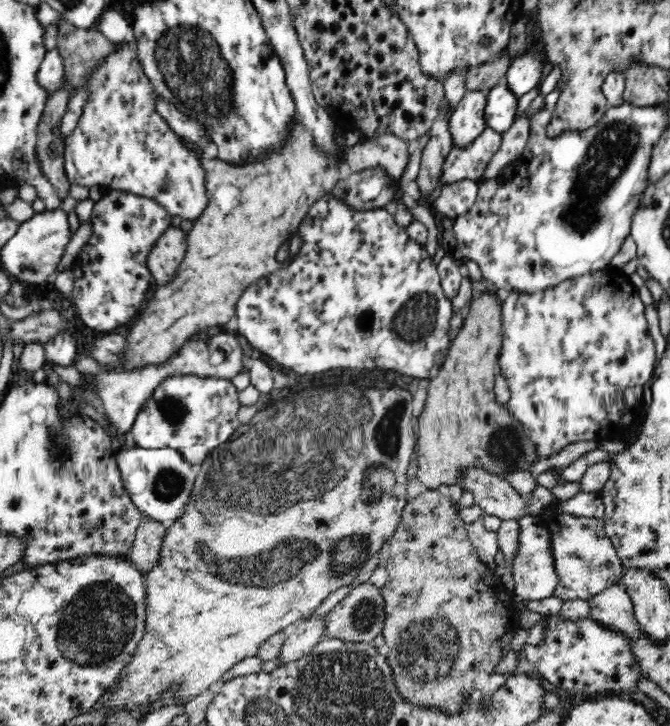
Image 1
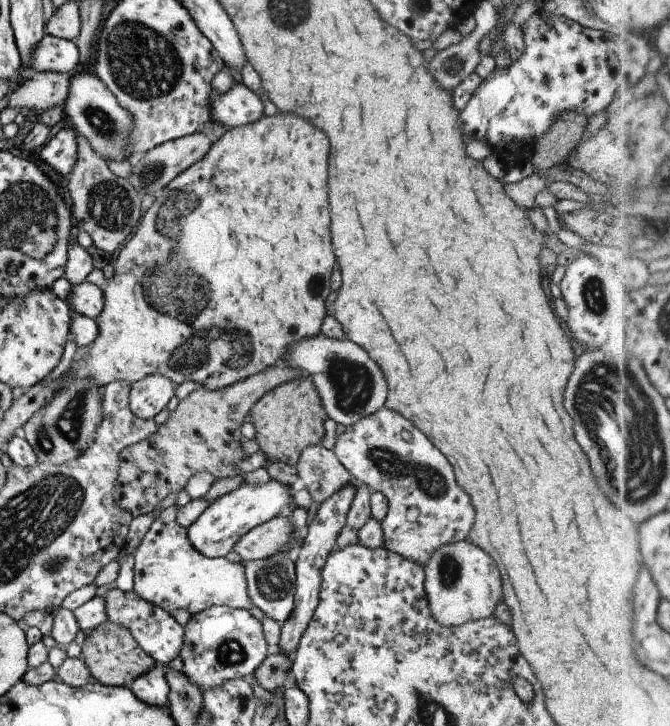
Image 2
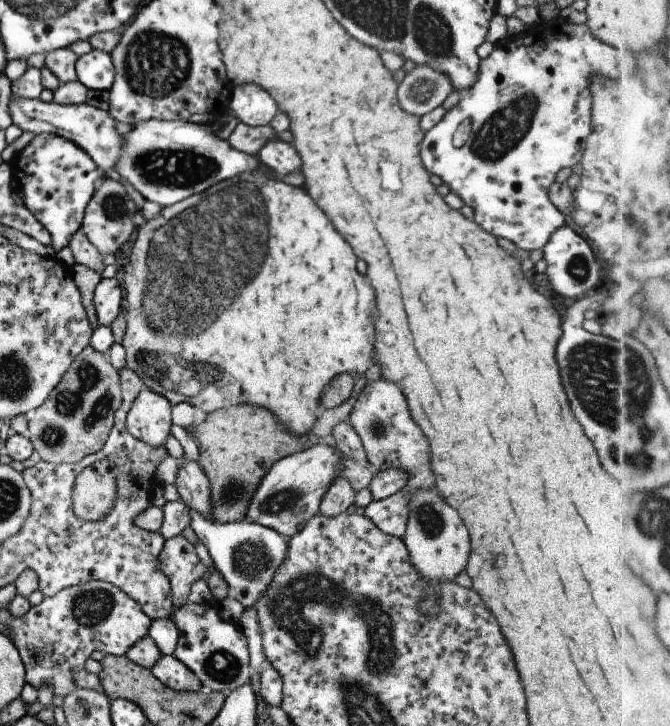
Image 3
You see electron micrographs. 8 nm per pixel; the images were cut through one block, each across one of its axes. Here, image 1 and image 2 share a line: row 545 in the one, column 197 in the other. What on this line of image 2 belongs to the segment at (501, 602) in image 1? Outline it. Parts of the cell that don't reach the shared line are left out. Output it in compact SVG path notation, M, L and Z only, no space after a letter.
M278 362L261 372L255 372L251 376L243 378L243 380L237 380L221 390L207 390L197 385L185 398L179 400L175 410L169 412L168 419L161 426L156 426L156 431L151 436L121 450L117 478L112 488L113 502L121 510L125 510L135 517L139 514L152 512L170 492L176 493L183 489L187 480L195 473L209 472L215 480L239 476L241 472L236 469L236 464L243 456L247 456L240 448L240 442L245 440L240 428L243 422L248 419L249 410L264 394L276 386L300 376L301 373L298 370L287 368L283 362Z

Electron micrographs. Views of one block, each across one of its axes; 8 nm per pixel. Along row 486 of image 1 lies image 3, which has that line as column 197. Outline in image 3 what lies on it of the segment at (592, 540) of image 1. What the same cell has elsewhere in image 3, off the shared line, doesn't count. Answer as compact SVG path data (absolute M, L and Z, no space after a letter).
M179 533L177 536L164 539L161 550L156 556L159 570L168 580L172 598L172 612L177 610L179 605L186 602L190 586L197 579L201 579L206 570L193 545Z

